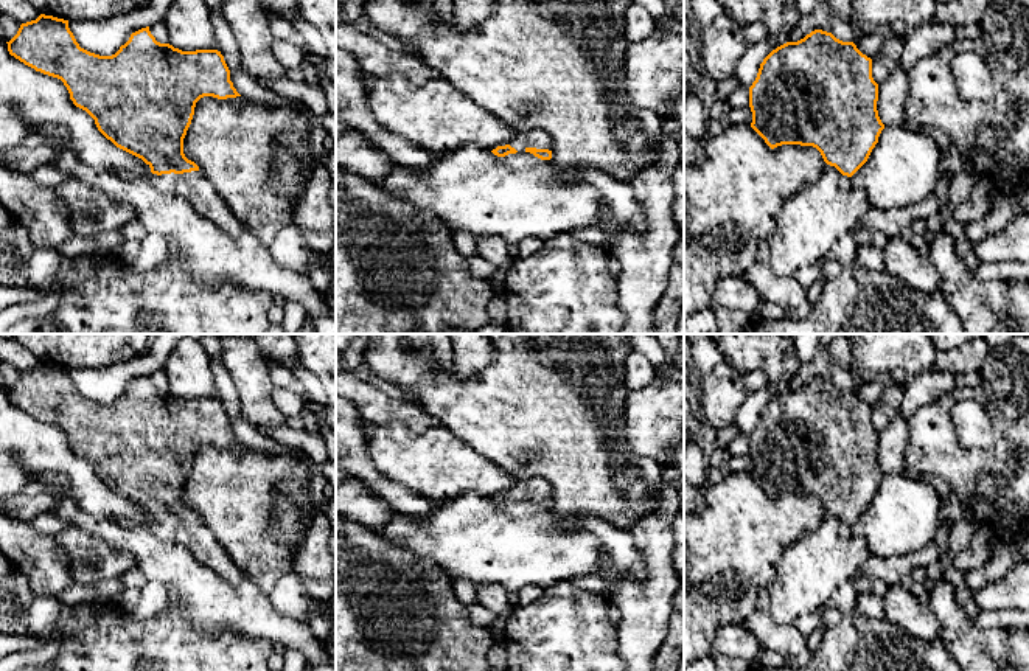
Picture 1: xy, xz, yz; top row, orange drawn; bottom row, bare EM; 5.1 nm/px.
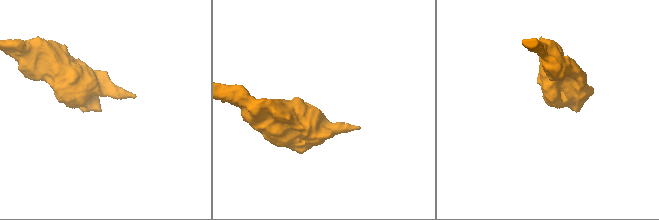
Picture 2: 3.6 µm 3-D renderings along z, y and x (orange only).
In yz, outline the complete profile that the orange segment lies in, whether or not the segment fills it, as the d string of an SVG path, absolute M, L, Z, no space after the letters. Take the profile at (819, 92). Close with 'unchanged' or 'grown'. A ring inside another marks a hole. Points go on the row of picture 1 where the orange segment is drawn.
M814 30L797 42L777 47L760 64L749 87L751 127L771 149L782 144L816 148L824 162L841 172L839 186L849 189L850 177L867 162L884 129L877 101L872 59L853 42Z; grown

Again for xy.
M45 14L22 23L6 43L9 54L25 65L61 79L73 104L95 120L98 130L107 140L151 168L151 182L159 191L190 200L201 214L215 221L227 233L241 233L239 219L199 166L183 154L183 138L196 103L204 96L218 99L241 96L230 81L230 70L221 51L182 51L157 42L146 26L132 33L115 54L99 56L79 47L68 20Z; grown

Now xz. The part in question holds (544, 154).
M530 130L524 135L516 135L508 143L504 143L491 152L497 157L505 157L516 152L530 152L541 160L552 158L552 140L542 130Z; grown

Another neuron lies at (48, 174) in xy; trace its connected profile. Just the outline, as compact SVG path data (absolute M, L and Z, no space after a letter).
M51 162L31 171L28 177L33 182L48 188L56 188L65 180L68 180L67 176Z

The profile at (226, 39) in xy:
M211 12L211 23L216 36L216 42L221 48L221 54L230 71L241 71L242 61L238 48L236 37L227 19L222 12Z

